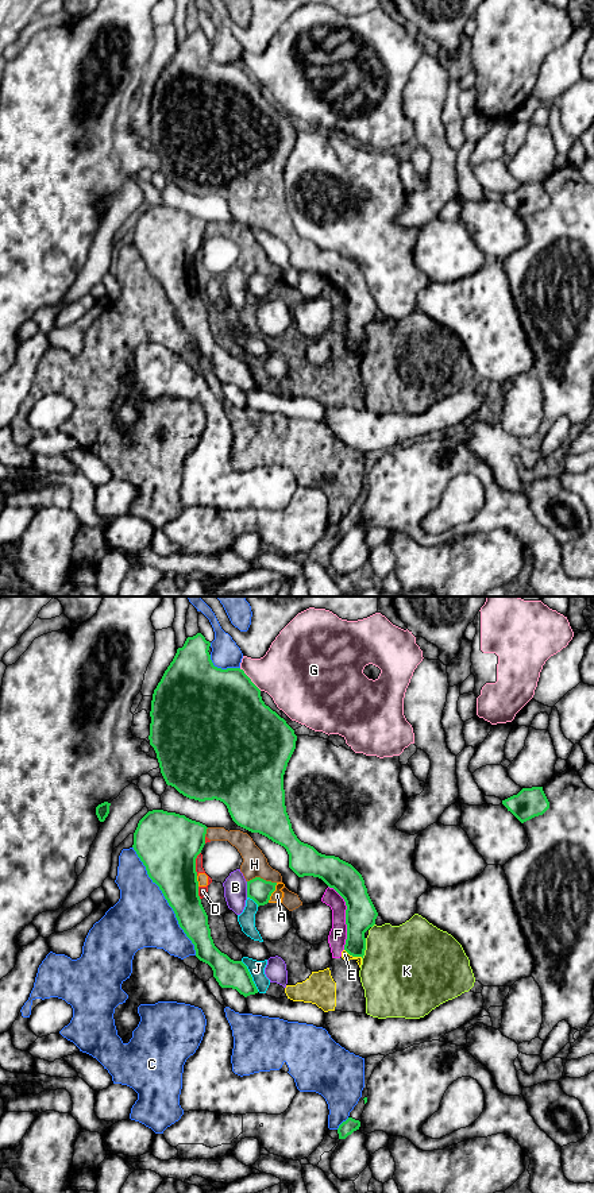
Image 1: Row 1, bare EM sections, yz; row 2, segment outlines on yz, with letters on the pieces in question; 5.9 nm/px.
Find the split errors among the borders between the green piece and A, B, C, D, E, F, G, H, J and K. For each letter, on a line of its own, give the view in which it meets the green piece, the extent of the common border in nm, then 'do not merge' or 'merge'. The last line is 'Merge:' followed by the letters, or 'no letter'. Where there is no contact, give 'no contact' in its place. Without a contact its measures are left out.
A: yz | 130 nm | do not merge
B: yz | 100 nm | do not merge
C: yz | 750 nm | do not merge
D: yz | 150 nm | do not merge
E: yz | 120 nm | do not merge
F: yz | 400 nm | do not merge
G: yz | 190 nm | do not merge
H: yz | 180 nm | do not merge
J: yz | 220 nm | do not merge
K: yz | 130 nm | do not merge
Merge: no letter

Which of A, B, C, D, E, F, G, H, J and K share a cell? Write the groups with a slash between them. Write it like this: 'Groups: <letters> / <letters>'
Groups: A B D E F H J / C / G / K

